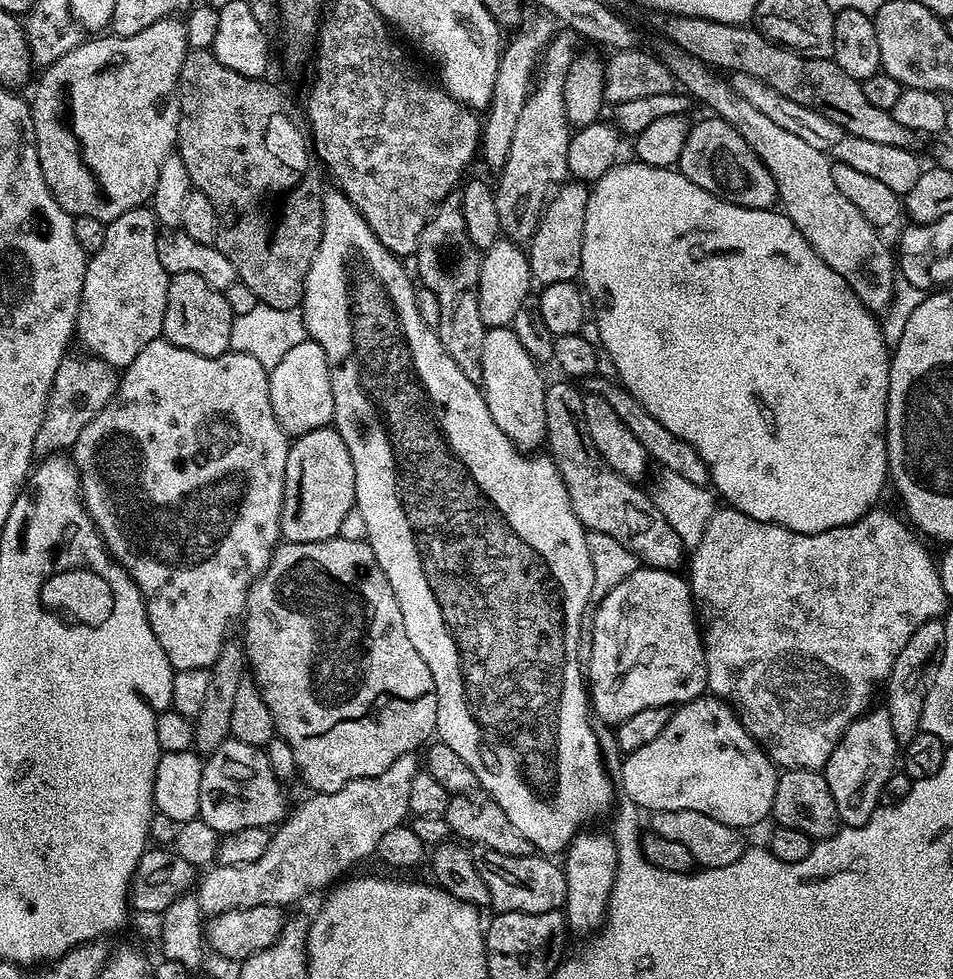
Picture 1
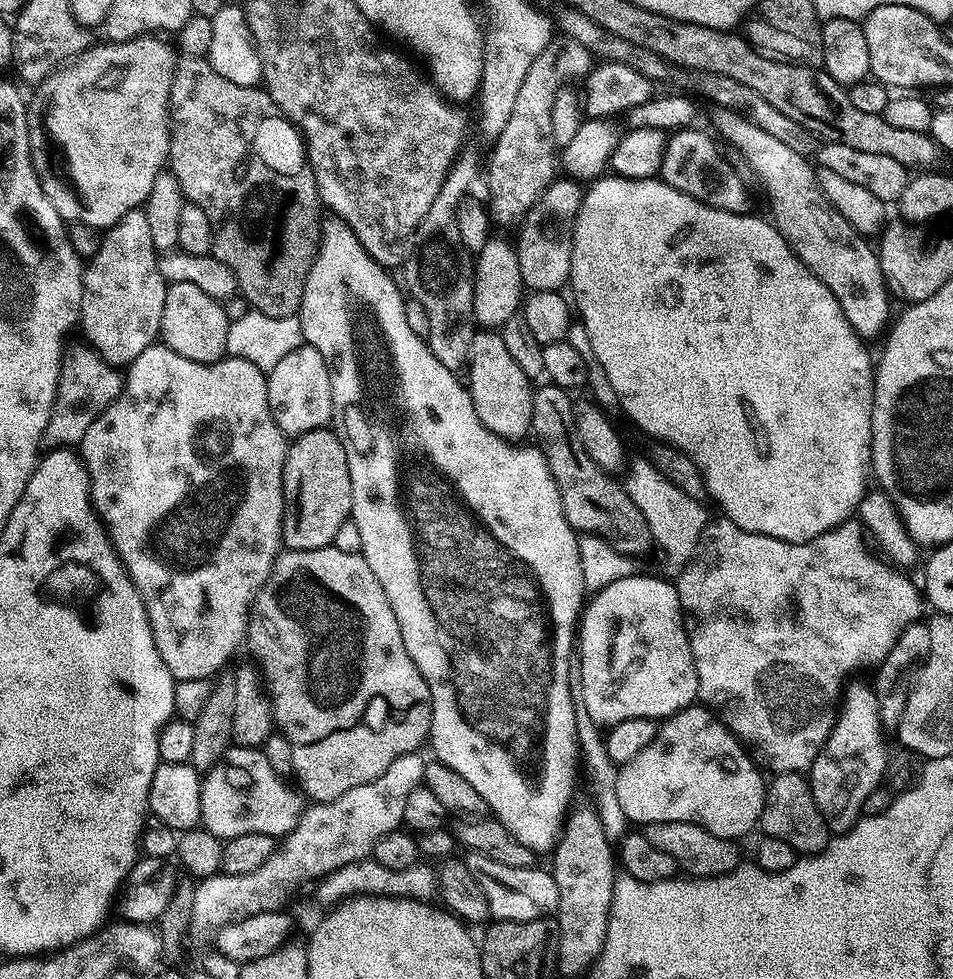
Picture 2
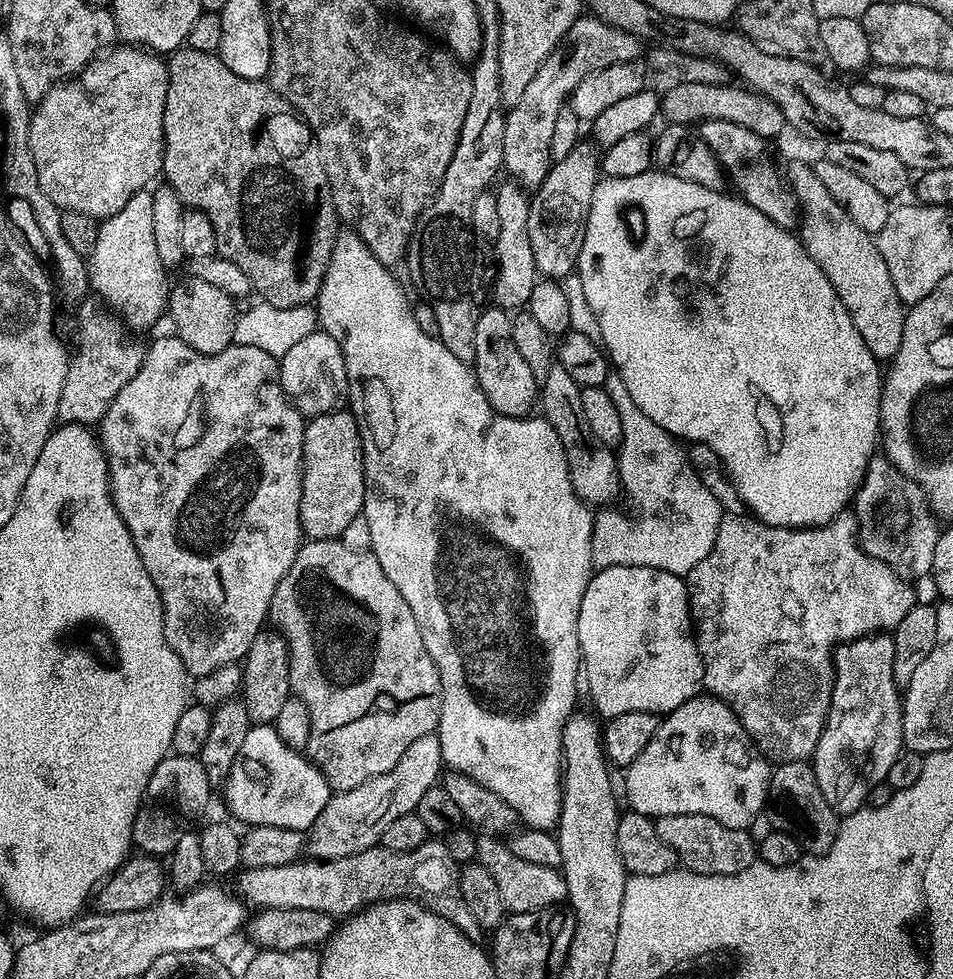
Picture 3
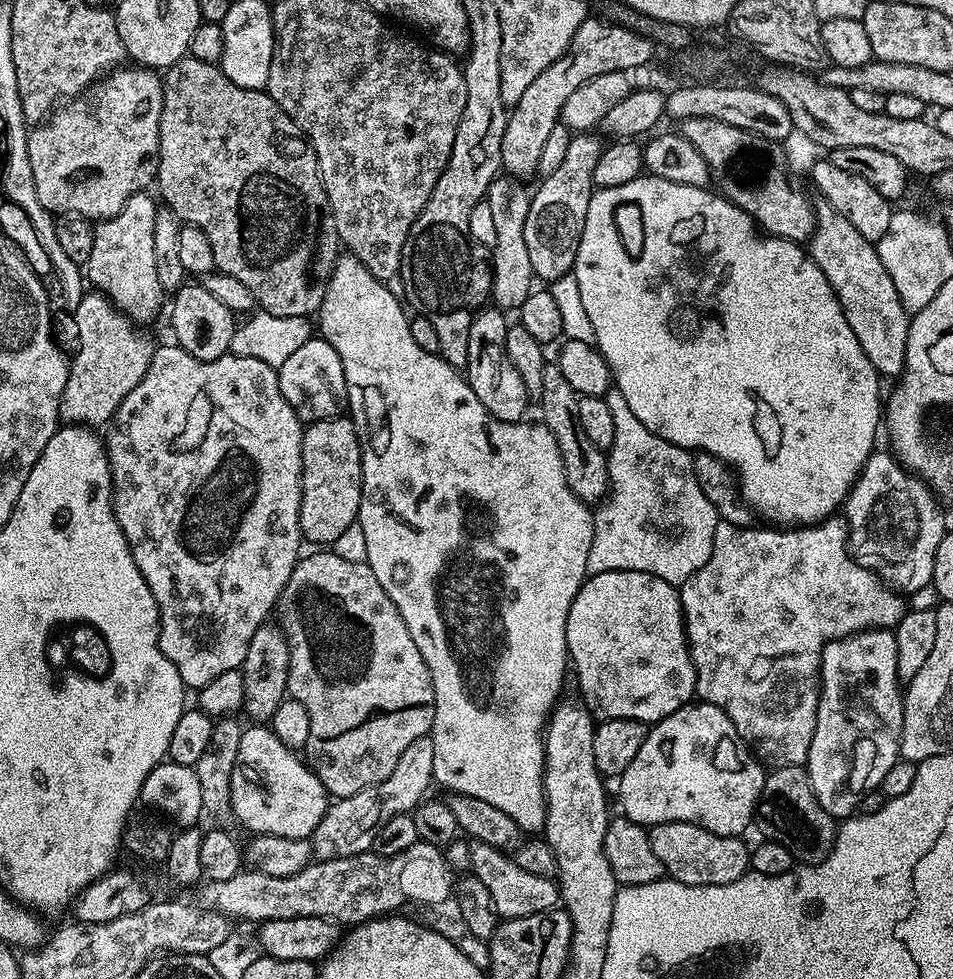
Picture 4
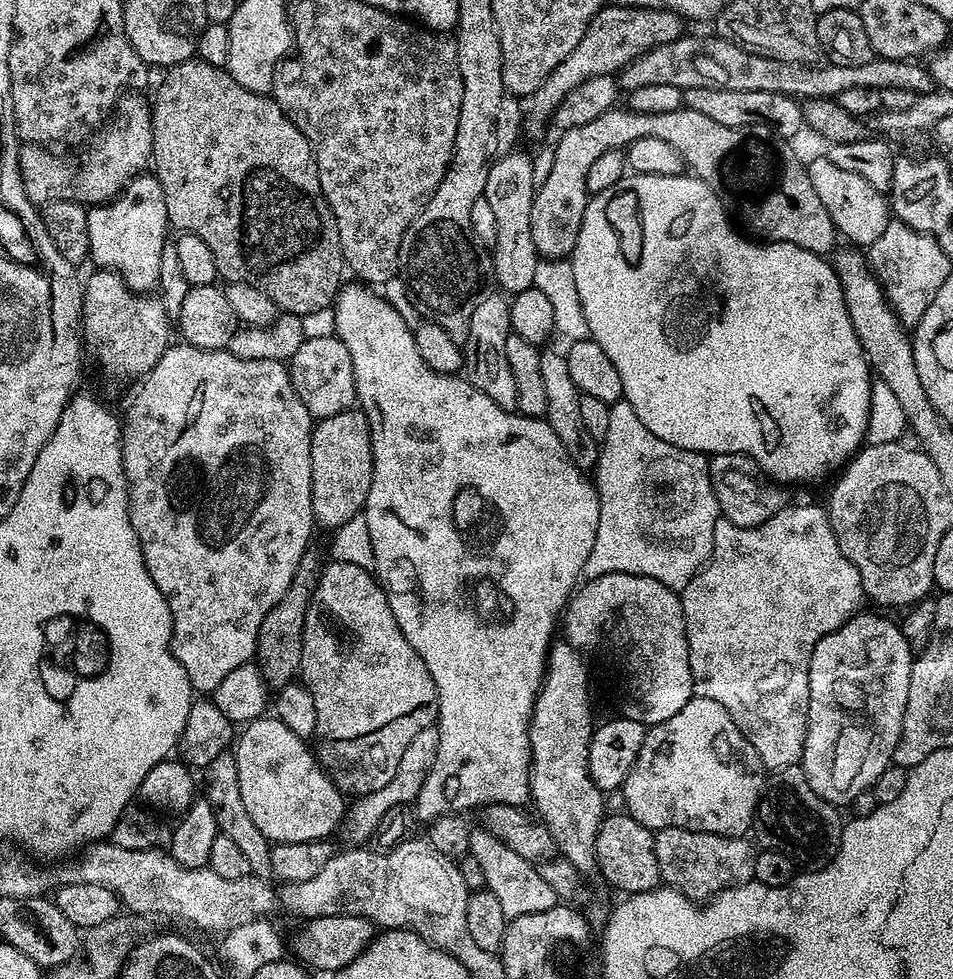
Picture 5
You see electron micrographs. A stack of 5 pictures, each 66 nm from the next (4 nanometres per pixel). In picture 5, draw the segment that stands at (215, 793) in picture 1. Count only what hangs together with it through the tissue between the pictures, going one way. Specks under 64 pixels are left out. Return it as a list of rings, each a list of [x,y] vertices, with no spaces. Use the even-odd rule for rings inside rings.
[[[275,718],[253,720],[244,731],[248,732],[241,736],[239,733],[234,755],[238,762],[242,803],[250,818],[254,818],[254,826],[258,826],[258,830],[262,830],[270,842],[277,844],[331,837],[331,832],[339,824],[341,827],[345,819],[345,797],[320,767],[313,749],[307,748],[301,736]]]

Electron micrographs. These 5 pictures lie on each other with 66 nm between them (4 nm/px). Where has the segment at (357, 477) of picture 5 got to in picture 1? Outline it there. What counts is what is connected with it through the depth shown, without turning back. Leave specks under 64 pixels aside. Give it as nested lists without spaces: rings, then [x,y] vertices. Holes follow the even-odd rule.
[[[335,427],[310,430],[291,441],[284,475],[284,501],[280,511],[280,535],[289,544],[335,540],[342,518],[356,502],[354,462],[346,442]],[[296,495],[300,501],[296,504]]]

